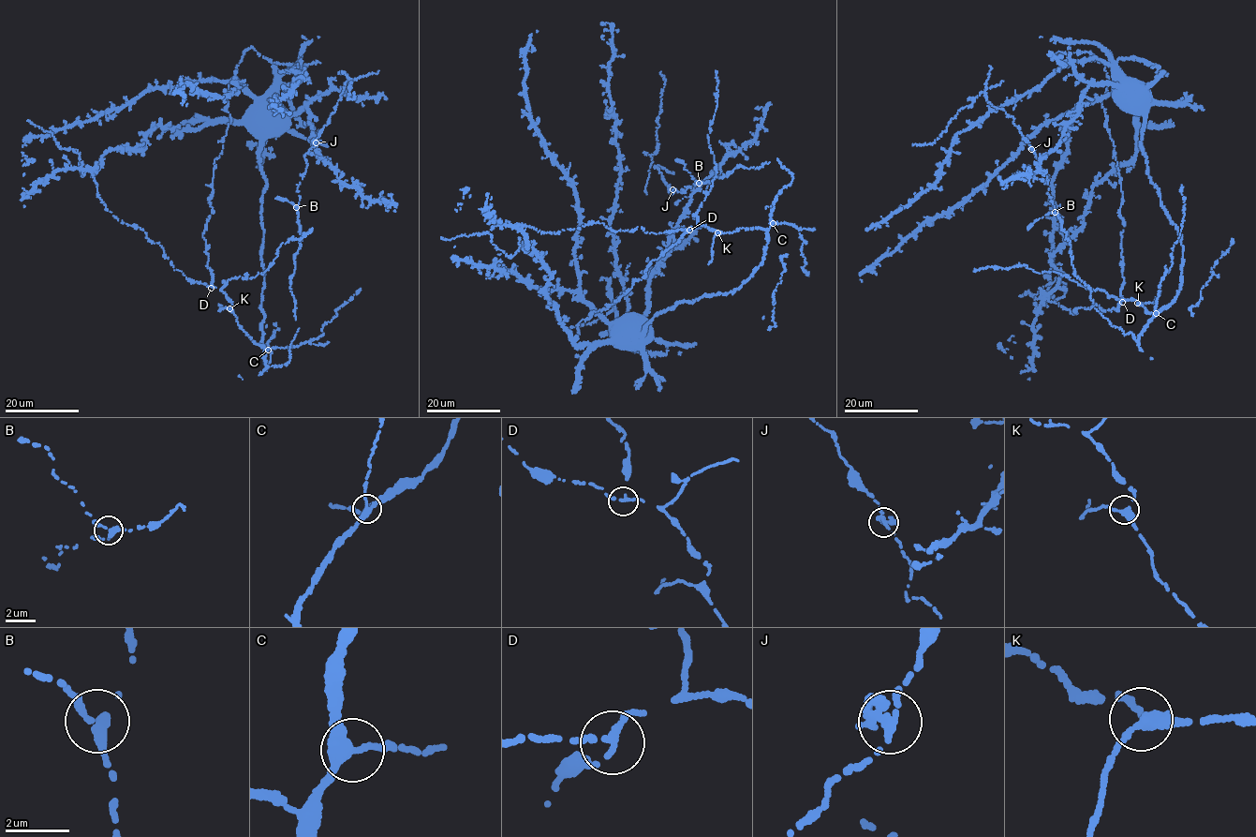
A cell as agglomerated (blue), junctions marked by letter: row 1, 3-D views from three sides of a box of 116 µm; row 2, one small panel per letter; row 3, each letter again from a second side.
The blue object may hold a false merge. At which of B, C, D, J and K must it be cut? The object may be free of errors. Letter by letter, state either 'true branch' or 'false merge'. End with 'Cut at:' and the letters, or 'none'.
B: true branch
C: true branch
D: true branch
J: true branch
K: true branch
Cut at: none

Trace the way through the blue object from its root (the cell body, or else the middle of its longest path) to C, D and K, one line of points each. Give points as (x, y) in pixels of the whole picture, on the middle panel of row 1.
C: (743, 283), (762, 262), (769, 229), (773, 223)
D: (743, 283), (762, 262), (768, 240), (766, 230), (744, 228), (731, 233), (720, 233), (702, 224), (689, 230)
K: (743, 283), (762, 262), (768, 240), (766, 230), (744, 228), (731, 233), (717, 232)

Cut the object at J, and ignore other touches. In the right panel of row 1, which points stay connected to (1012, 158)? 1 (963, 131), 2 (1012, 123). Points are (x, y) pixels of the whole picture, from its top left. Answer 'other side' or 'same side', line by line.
1: same side
2: other side

